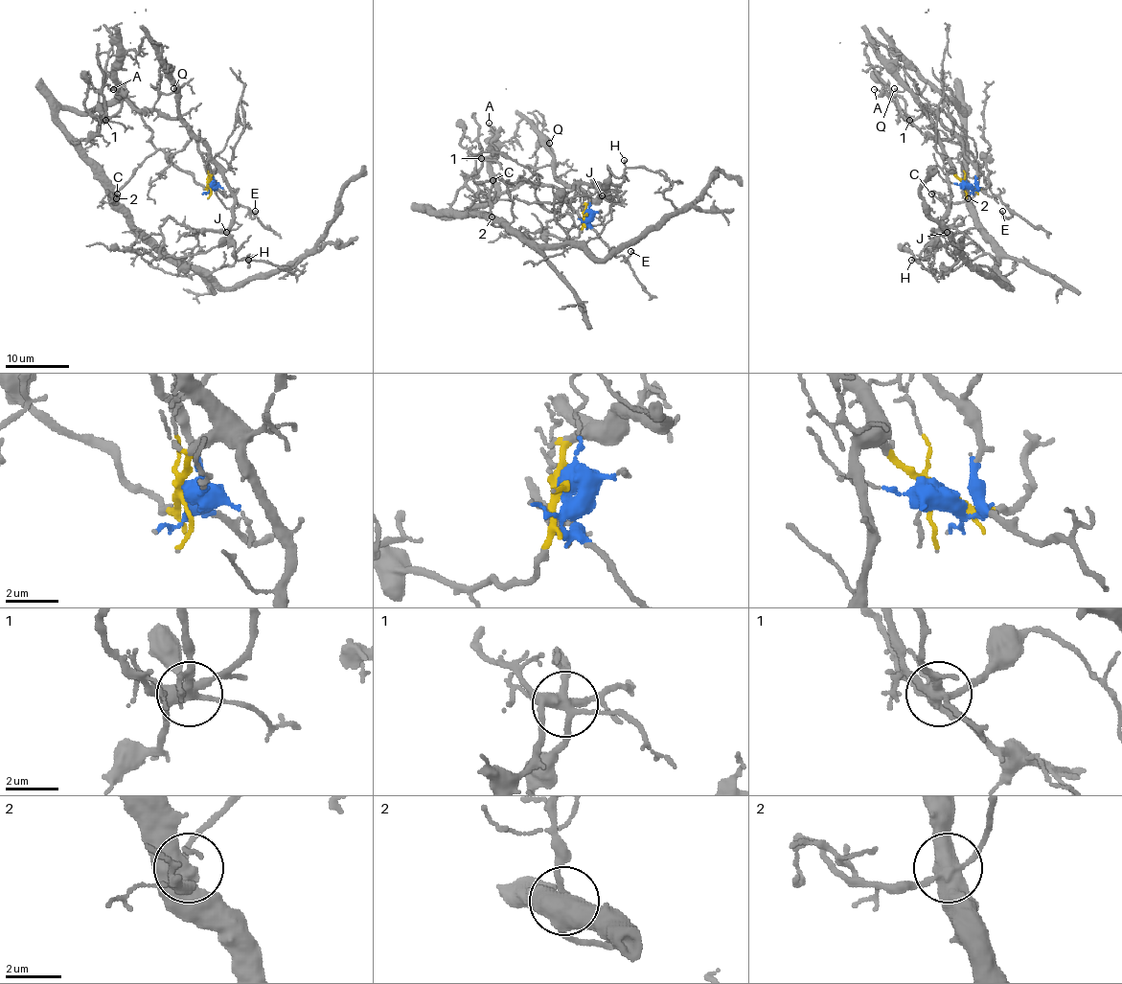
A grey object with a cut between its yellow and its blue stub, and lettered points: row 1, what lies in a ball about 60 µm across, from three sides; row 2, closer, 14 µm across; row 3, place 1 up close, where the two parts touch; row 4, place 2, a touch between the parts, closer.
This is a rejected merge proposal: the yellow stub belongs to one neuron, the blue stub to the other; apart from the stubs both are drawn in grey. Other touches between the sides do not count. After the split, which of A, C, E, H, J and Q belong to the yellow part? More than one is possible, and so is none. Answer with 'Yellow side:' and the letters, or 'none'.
Yellow side: C, H, J, Q

